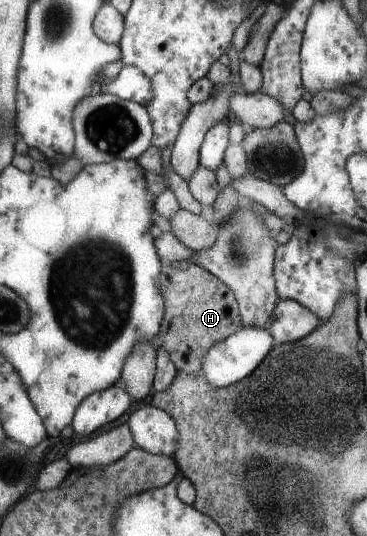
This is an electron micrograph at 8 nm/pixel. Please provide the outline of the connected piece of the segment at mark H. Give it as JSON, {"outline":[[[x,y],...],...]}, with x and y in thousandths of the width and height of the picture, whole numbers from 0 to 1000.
{"outline":[[[444,491],[439,549],[450,560],[450,591],[431,621],[436,649],[463,662],[485,692],[540,698],[561,660],[599,636],[662,612],[646,552],[602,521],[548,496],[466,498]]]}

